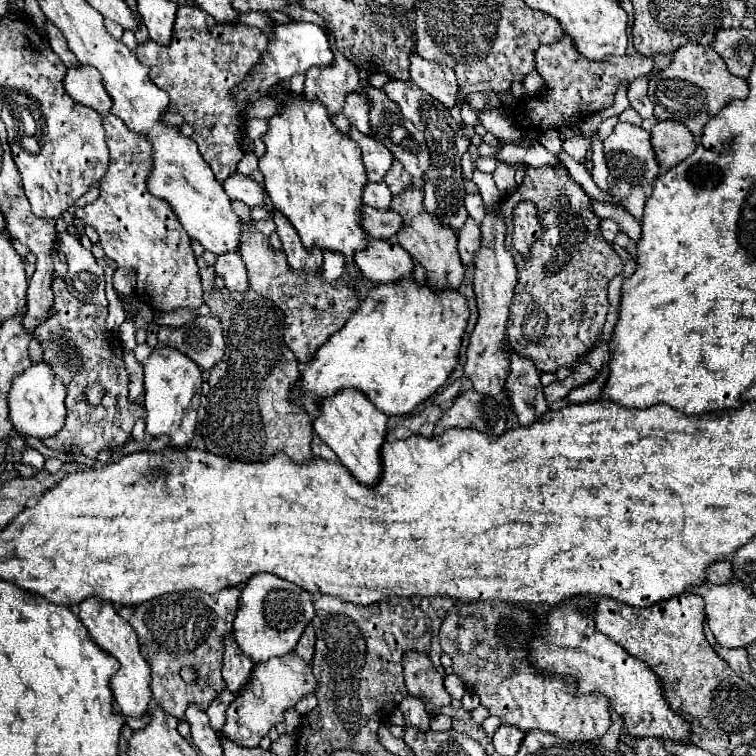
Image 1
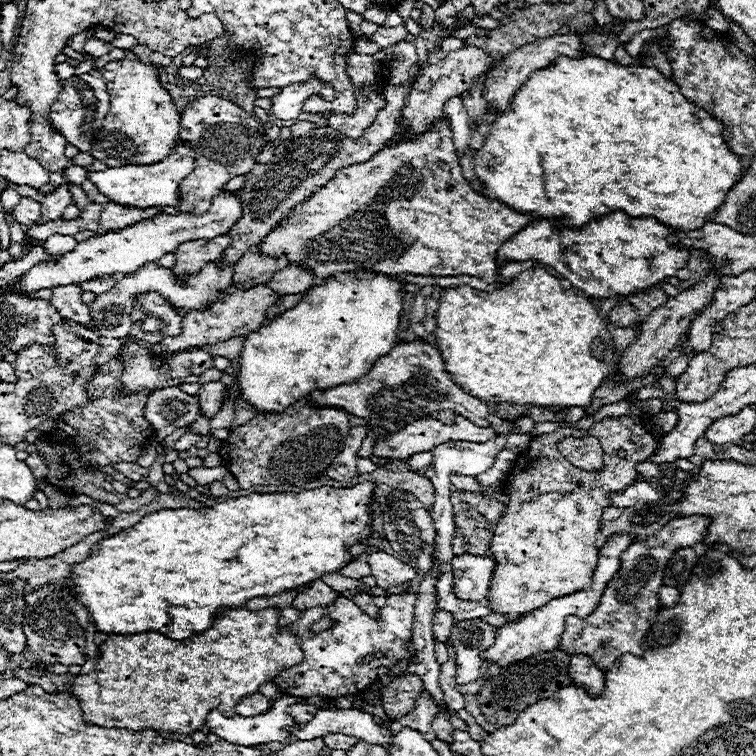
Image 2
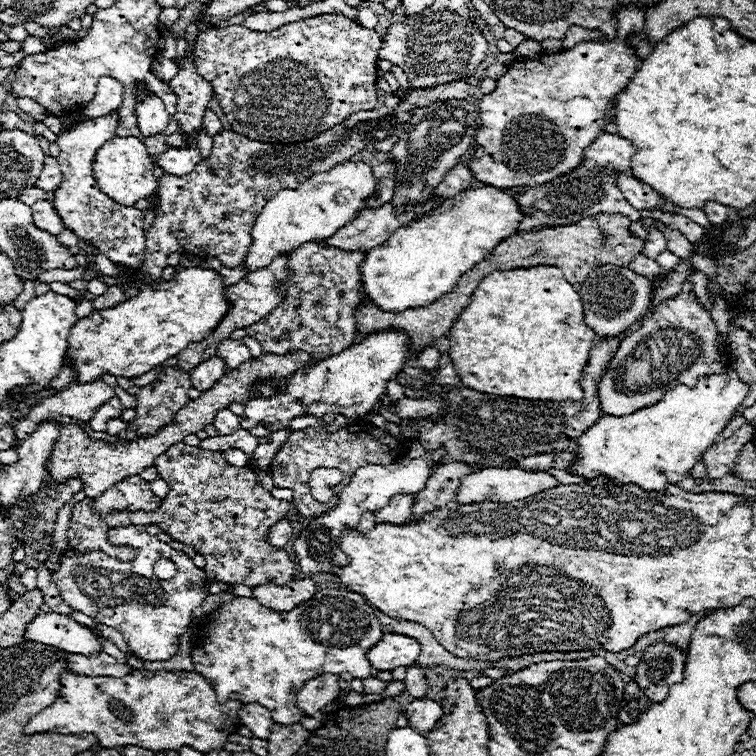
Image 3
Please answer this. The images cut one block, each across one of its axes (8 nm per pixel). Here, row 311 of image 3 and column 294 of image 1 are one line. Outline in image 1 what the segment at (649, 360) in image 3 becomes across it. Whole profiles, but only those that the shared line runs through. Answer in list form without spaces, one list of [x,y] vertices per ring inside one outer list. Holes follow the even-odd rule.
[[[294,652],[282,658],[270,658],[266,664],[256,664],[252,670],[250,684],[244,686],[244,690],[236,696],[236,700],[230,704],[226,712],[226,724],[220,730],[220,736],[244,748],[258,746],[260,740],[270,732],[270,728],[284,720],[282,718],[284,710],[296,706],[296,702],[302,696],[314,692],[314,688],[316,688],[316,678],[312,674],[310,664],[306,664]]]

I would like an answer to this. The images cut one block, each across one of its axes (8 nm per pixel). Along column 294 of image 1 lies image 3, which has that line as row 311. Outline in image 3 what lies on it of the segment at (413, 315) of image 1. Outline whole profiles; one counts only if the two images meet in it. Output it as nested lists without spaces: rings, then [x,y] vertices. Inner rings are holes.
[[[494,186],[462,190],[430,214],[400,226],[384,244],[366,254],[360,264],[362,294],[388,312],[428,306],[452,290],[464,272],[492,252],[496,242],[516,234],[522,216],[516,200],[504,190]]]

